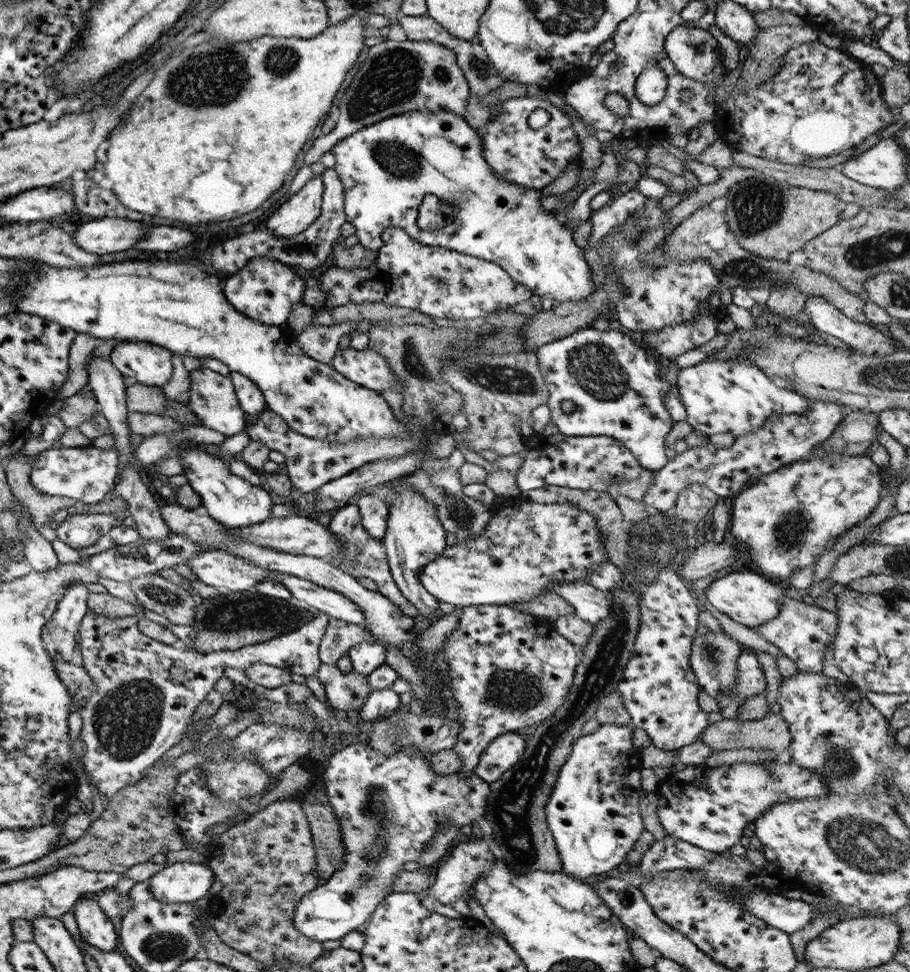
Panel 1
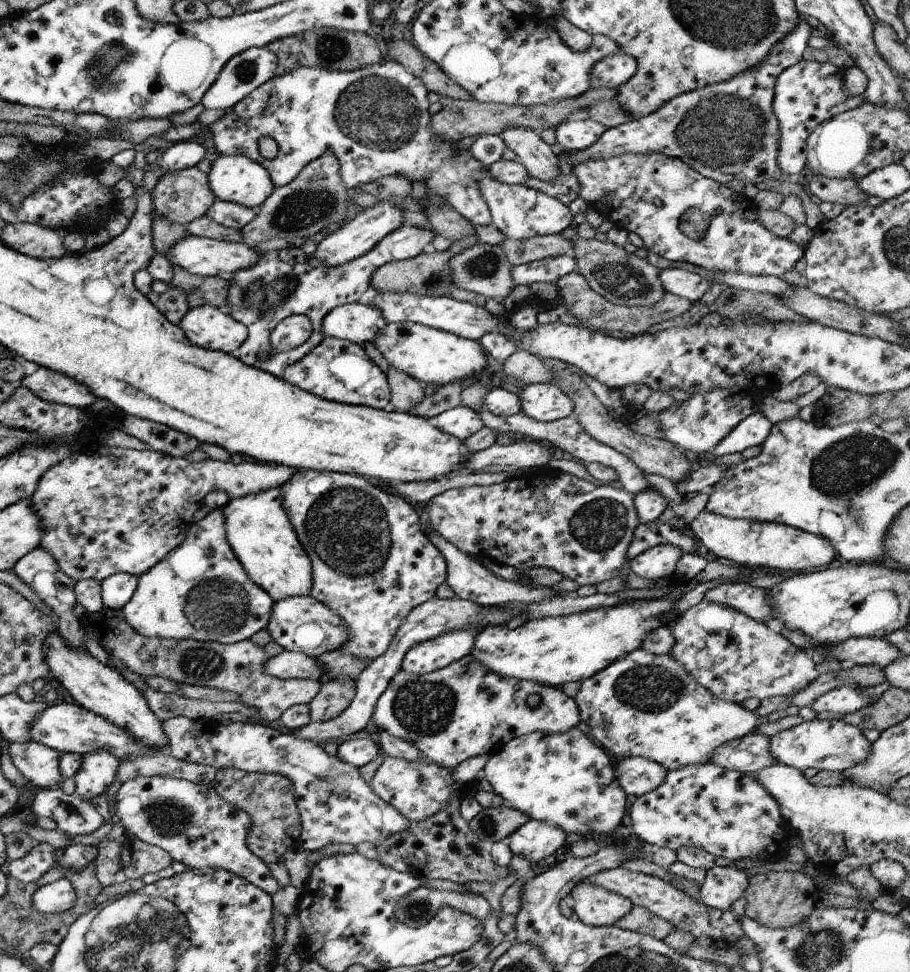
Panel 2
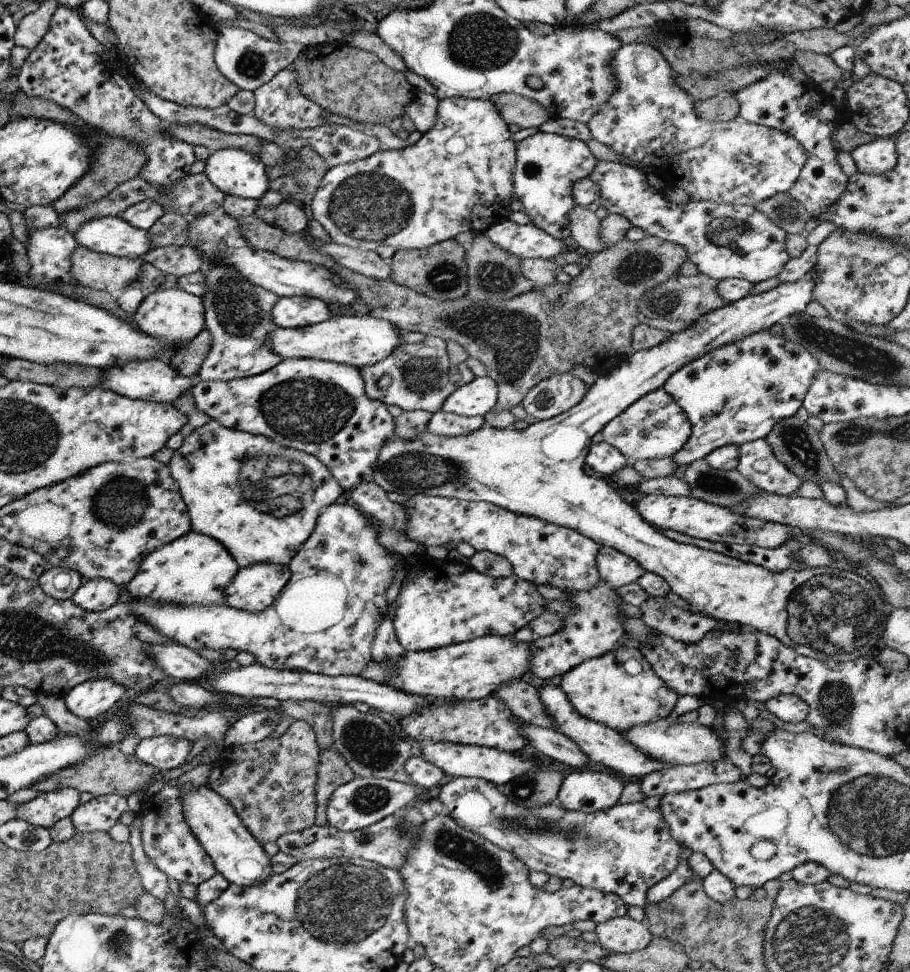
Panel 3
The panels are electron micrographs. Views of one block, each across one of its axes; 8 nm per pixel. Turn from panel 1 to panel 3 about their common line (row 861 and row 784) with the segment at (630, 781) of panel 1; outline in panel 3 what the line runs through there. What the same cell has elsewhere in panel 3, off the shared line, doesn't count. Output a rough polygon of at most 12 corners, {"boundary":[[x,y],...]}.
{"boundary":[[581,768],[563,778],[556,802],[593,813],[617,803],[624,780]]}

